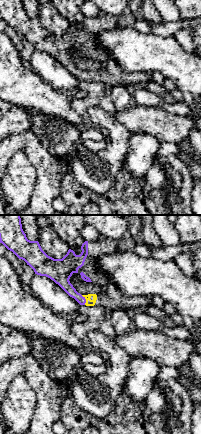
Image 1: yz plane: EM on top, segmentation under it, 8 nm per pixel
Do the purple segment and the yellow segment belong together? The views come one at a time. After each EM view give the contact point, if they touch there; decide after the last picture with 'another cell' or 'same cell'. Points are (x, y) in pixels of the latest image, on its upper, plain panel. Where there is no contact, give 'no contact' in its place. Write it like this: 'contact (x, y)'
contact (85, 76)

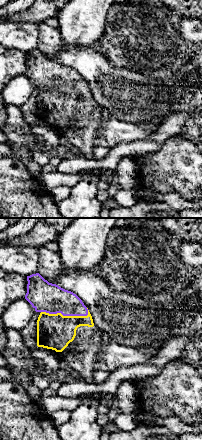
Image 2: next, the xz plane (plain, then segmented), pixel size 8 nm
contact (65, 91)

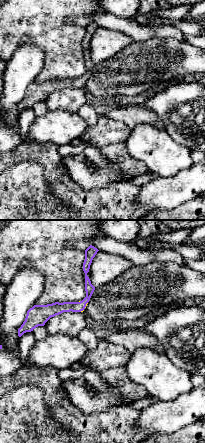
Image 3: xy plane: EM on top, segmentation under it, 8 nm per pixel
contact (85, 81)

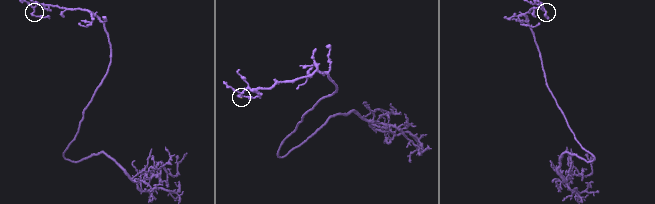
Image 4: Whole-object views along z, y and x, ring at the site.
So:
same cell

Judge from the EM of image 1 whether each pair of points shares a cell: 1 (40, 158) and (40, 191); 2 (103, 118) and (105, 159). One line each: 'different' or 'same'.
1: same
2: same

